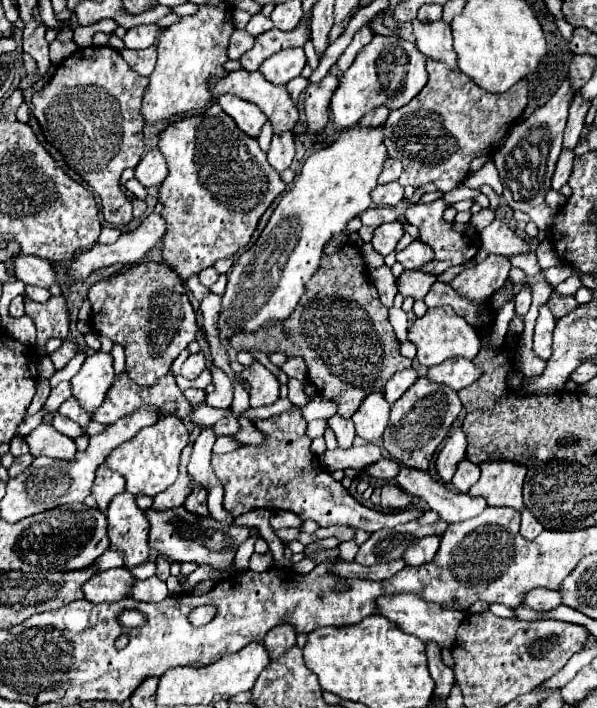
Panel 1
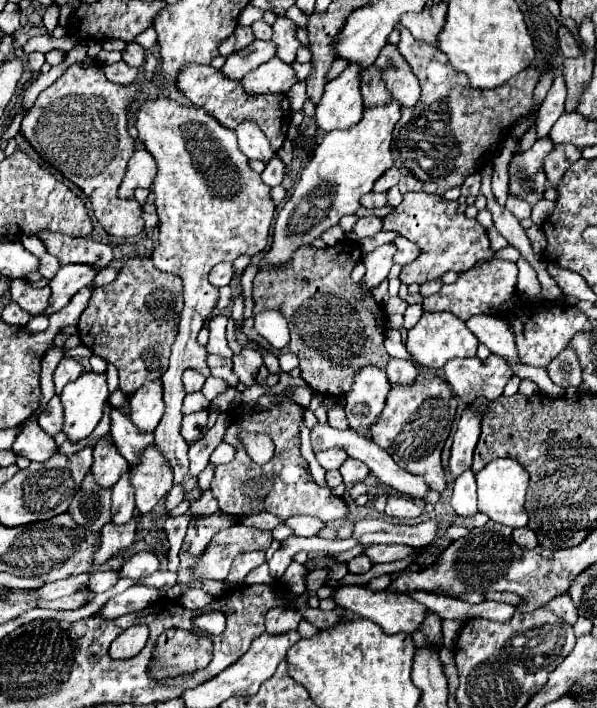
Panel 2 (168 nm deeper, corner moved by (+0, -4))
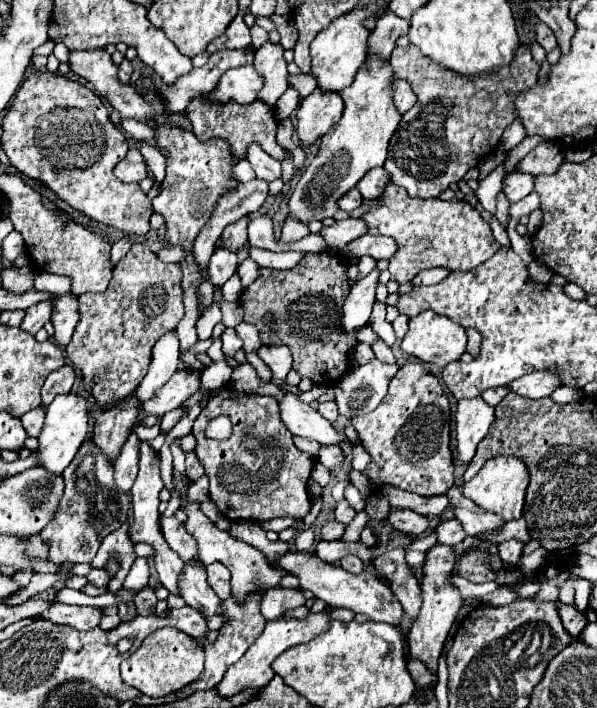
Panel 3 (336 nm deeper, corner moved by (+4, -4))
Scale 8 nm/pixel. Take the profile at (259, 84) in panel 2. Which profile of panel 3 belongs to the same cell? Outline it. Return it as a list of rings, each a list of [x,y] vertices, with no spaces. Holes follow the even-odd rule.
[[[248,64],[248,66],[226,70],[218,80],[216,88],[206,94],[206,100],[212,104],[236,102],[246,106],[256,100],[256,90],[260,90],[260,76]]]

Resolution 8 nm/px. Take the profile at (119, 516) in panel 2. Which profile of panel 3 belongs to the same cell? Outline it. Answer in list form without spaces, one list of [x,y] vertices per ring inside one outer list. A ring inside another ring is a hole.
[[[132,432],[122,446],[120,456],[114,460],[114,480],[116,486],[120,486],[120,490],[130,492],[138,474],[138,462],[140,462],[140,438]]]

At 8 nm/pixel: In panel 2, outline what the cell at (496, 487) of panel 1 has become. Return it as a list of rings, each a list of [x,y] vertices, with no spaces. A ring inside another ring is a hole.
[[[496,458],[488,462],[476,474],[476,482],[478,482],[478,510],[484,512],[490,520],[510,528],[520,528],[528,522],[528,516],[524,512],[528,472],[514,458]]]

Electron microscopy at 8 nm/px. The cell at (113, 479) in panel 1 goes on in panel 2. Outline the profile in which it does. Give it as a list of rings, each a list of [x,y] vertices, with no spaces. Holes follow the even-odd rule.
[[[108,436],[96,444],[96,462],[92,466],[94,482],[102,490],[110,490],[128,472],[128,462],[122,458],[118,448],[108,446]]]

